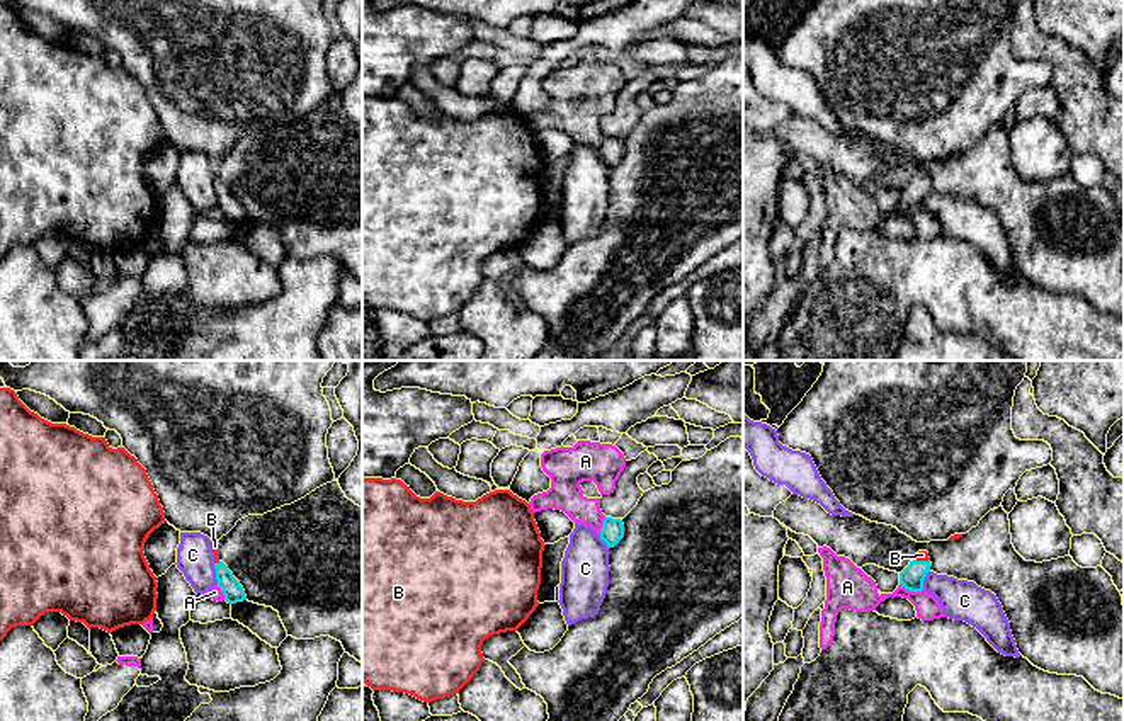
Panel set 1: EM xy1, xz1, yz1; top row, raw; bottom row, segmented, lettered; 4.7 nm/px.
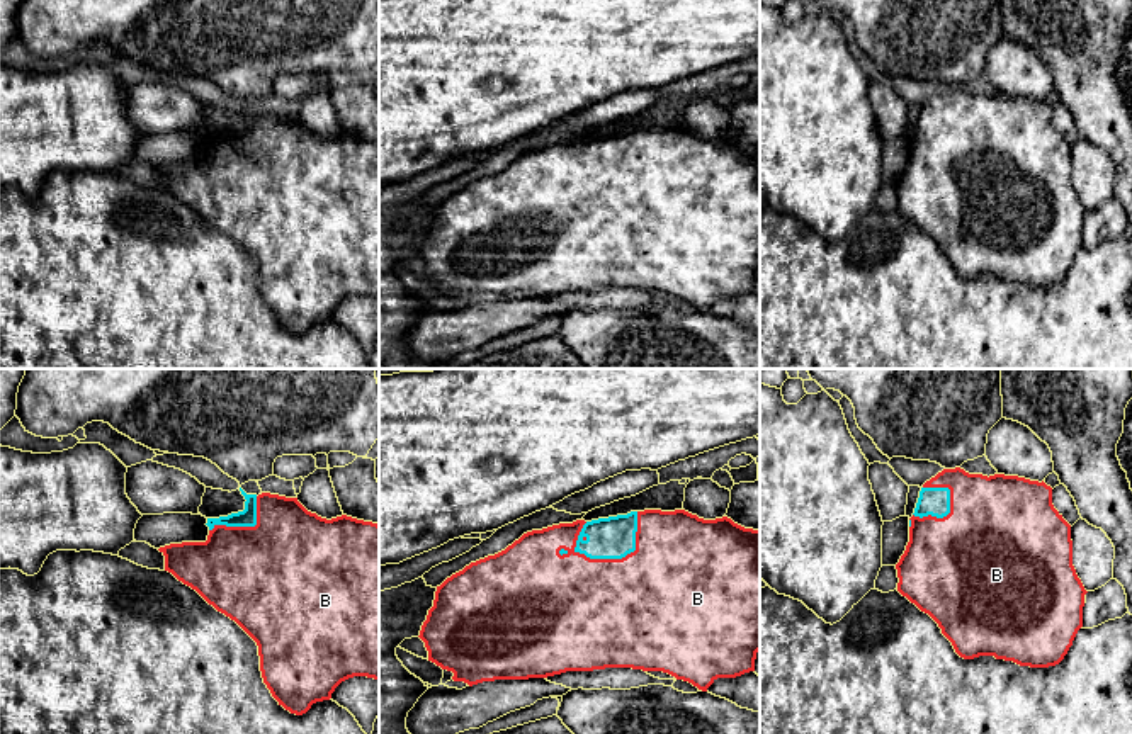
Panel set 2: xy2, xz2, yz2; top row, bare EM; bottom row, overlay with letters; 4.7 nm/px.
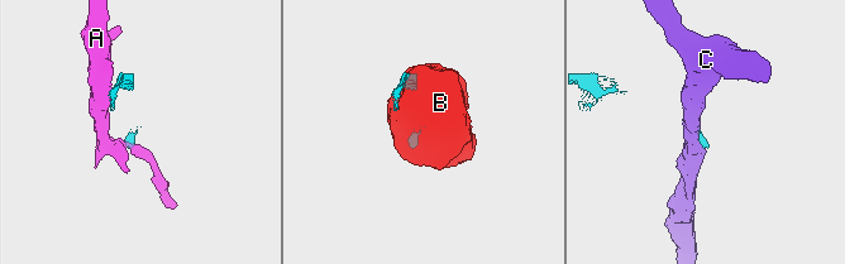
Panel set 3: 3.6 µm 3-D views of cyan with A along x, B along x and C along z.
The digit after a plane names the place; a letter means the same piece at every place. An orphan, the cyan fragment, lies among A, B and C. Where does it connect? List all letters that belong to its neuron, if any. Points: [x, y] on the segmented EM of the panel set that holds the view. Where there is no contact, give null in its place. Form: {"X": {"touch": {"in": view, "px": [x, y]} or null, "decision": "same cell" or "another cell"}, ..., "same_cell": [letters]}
{"A": {"touch": {"in": "yz1", "px": [912, 590]}, "decision": "another cell"}, "B": {"touch": {"in": "xz2", "px": [622, 556]}, "decision": "same cell"}, "C": {"touch": {"in": "xy1", "px": [216, 573]}, "decision": "another cell"}, "same_cell": ["B"]}

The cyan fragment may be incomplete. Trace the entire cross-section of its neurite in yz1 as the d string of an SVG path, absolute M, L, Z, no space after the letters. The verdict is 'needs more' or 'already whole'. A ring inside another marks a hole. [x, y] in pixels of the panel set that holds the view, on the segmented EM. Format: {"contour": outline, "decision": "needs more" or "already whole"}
{"contour": "M918 551L915 559L900 573L900 585L910 592L922 592L923 580L930 571L930 558L927 551Z", "decision": "needs more"}

